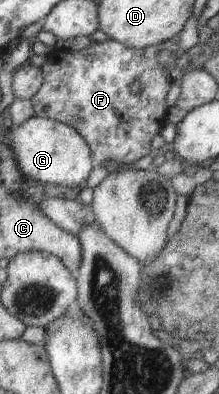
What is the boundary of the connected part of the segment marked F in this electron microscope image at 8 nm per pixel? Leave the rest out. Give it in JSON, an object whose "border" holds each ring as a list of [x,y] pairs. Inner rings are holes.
{"border":[[[177,36],[149,47],[126,47],[124,43],[107,38],[102,43],[92,43],[86,49],[70,51],[64,48],[54,48],[47,53],[47,59],[39,67],[43,83],[31,98],[34,114],[40,118],[52,119],[72,127],[88,145],[91,160],[94,165],[115,161],[119,165],[130,164],[148,155],[150,142],[161,127],[166,123],[165,117],[169,106],[166,100],[171,87],[168,71],[158,63],[158,55],[165,51],[174,57],[181,52]],[[137,81],[140,89],[136,93],[130,91],[130,84]]]}

